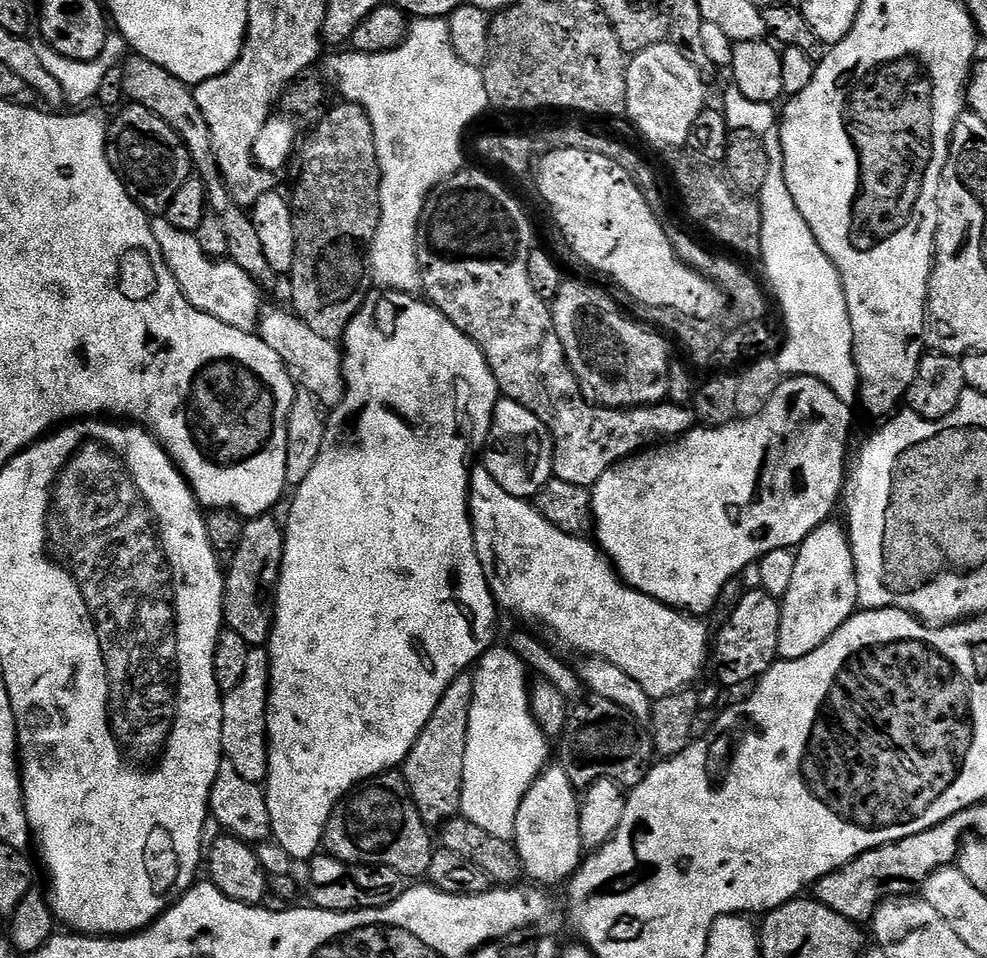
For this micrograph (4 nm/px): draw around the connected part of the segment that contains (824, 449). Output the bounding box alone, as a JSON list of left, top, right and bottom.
[591,376,852,614]

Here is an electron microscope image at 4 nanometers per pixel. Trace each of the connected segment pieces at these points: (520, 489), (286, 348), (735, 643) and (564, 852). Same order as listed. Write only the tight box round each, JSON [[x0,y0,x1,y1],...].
[[482,399,553,498],[258,308,346,410],[714,587,782,688],[514,767,586,886]]

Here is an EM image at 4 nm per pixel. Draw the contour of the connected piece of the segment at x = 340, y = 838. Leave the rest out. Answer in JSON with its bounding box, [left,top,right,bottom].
[322,770,434,878]

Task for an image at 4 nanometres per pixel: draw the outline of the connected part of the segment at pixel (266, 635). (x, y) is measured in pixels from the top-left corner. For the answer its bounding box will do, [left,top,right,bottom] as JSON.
[224,514,284,646]

